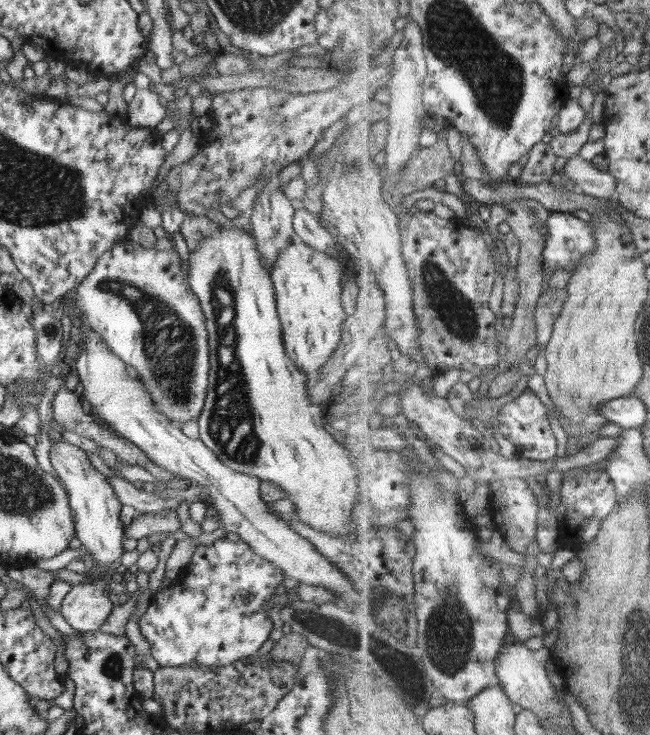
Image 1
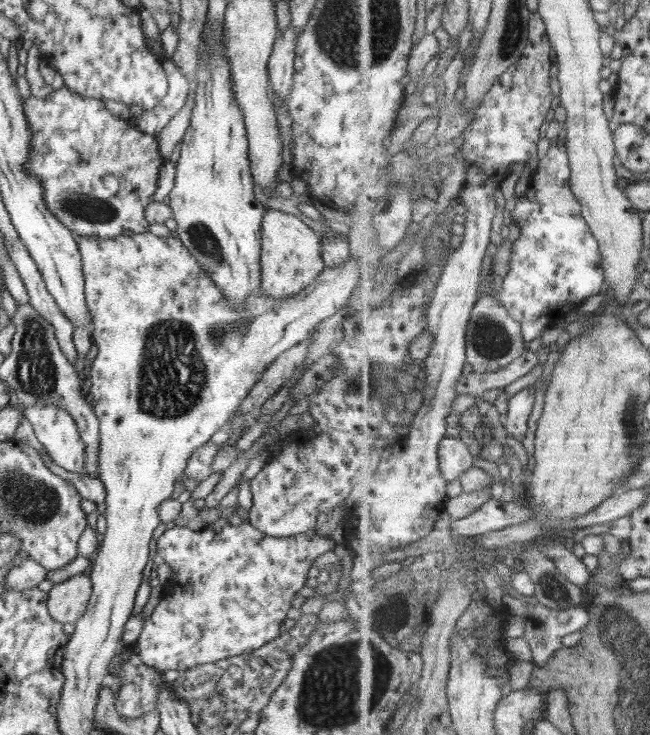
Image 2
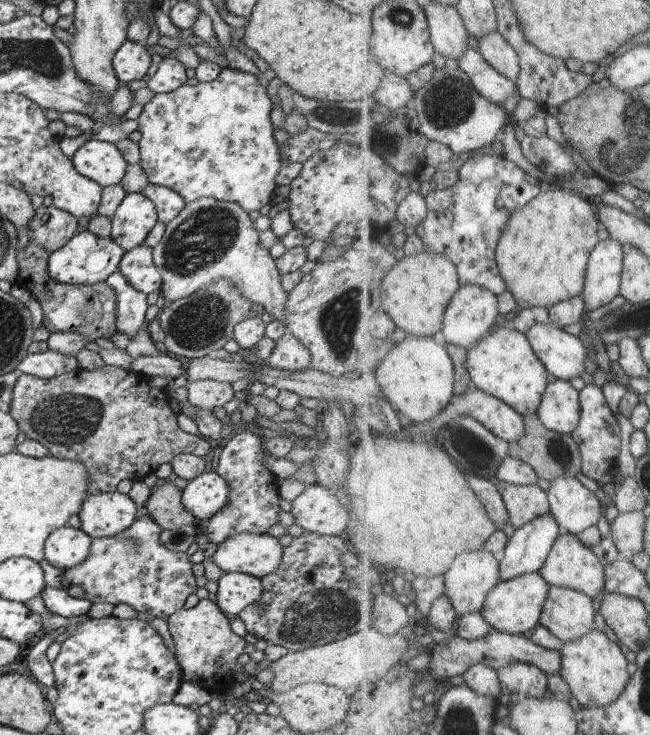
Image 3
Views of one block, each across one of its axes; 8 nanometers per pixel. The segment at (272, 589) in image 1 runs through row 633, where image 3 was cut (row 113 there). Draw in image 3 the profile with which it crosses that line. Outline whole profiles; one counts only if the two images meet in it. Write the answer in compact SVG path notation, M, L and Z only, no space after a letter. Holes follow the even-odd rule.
M229 66L221 69L218 78L212 82L198 83L195 86L194 84L184 83L174 90L174 92L155 94L151 102L144 105L144 110L142 110L142 114L138 119L138 131L140 131L141 134L141 140L139 144L137 144L140 149L139 164L142 170L147 174L150 183L174 190L174 192L182 195L184 202L190 203L202 198L216 198L216 200L219 201L234 201L240 204L246 212L250 212L255 216L259 210L262 210L262 208L272 200L272 194L274 194L274 190L276 190L277 186L276 176L278 176L280 166L283 164L280 159L280 153L278 152L276 138L274 138L270 112L272 112L272 102L266 94L266 87L258 82L256 75L242 72Z

